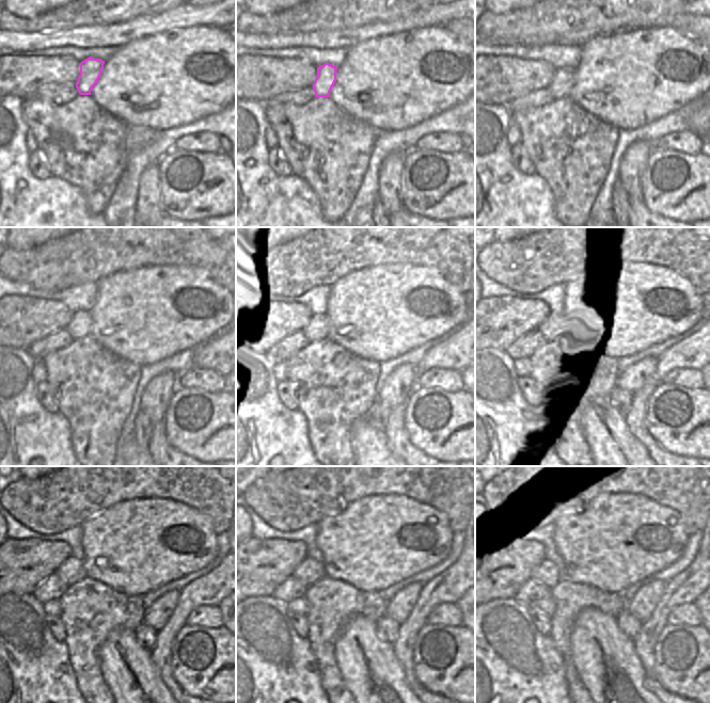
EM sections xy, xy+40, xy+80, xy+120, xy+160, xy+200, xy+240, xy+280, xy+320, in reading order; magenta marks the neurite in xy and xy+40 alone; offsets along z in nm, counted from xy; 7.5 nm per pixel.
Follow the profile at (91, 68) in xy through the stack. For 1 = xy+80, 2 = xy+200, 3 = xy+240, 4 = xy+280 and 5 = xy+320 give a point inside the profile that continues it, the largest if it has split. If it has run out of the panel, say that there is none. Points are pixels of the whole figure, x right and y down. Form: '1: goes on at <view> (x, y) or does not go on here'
1: goes on at xy+80 (565, 77)
2: goes on at xy+200 (553, 329)
3: goes on at xy+240 (72, 571)
4: goes on at xy+280 (310, 571)
5: goes on at xy+320 (547, 572)

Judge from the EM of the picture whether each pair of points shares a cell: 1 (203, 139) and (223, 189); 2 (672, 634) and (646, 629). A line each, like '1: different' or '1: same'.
1: different
2: different

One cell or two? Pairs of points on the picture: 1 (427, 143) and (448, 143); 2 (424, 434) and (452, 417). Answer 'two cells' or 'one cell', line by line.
1: one cell
2: one cell

